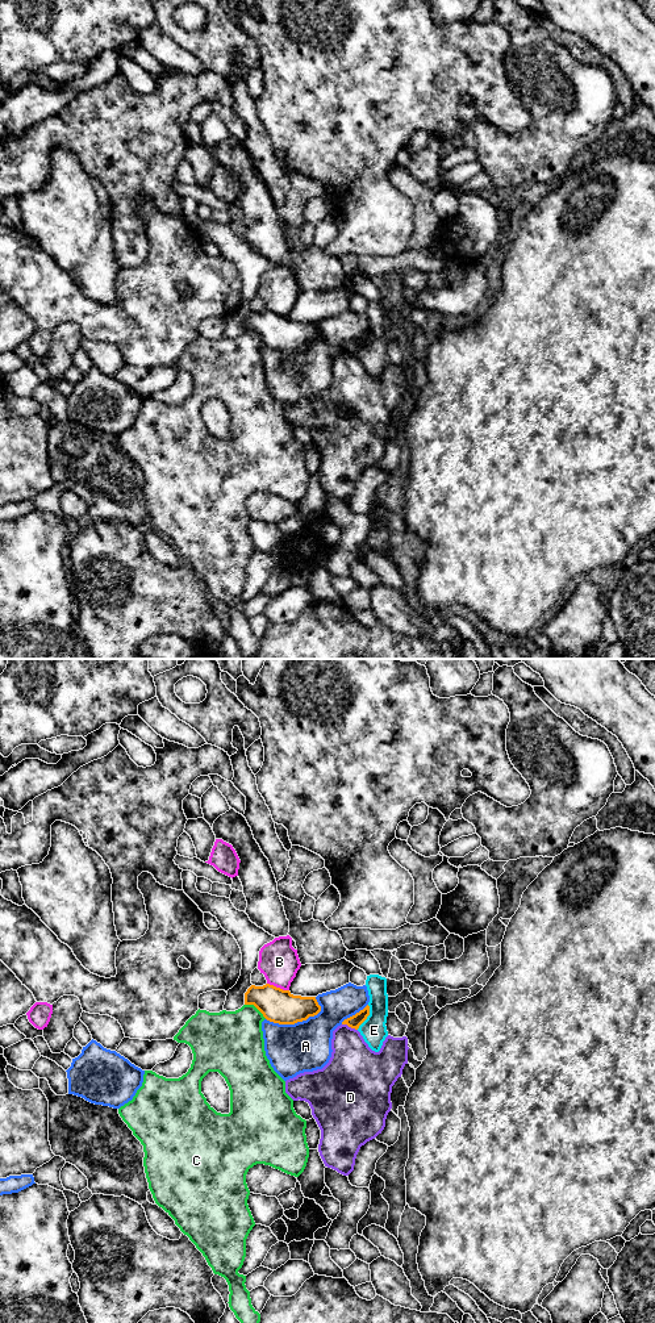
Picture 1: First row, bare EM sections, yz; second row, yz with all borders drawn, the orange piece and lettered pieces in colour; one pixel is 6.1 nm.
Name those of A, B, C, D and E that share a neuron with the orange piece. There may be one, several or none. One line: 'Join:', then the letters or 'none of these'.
Join: none of these

